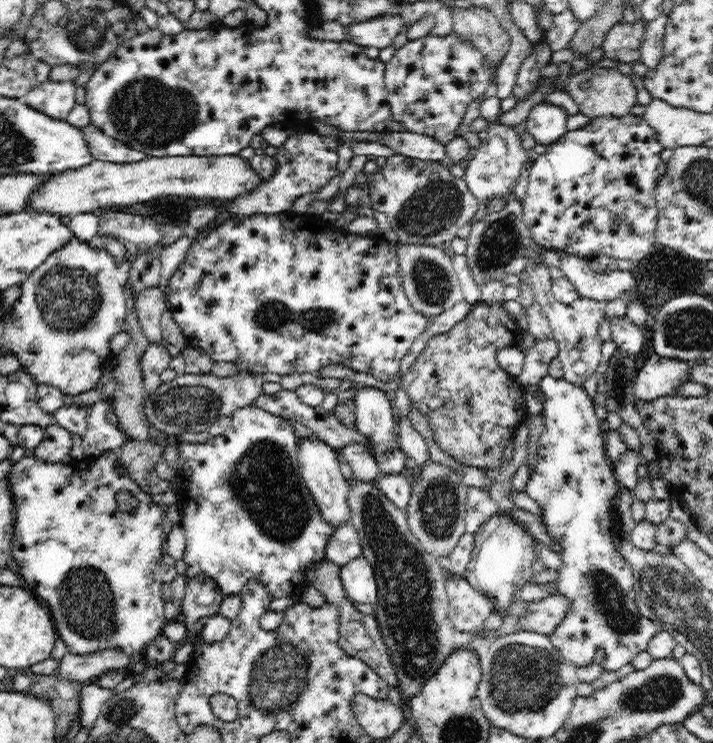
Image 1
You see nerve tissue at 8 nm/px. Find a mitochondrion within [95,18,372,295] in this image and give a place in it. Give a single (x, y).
(156, 115)

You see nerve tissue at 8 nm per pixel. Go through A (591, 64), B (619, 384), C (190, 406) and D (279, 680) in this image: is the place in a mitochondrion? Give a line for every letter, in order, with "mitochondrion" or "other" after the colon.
A: other
B: mitochondrion
C: mitochondrion
D: mitochondrion

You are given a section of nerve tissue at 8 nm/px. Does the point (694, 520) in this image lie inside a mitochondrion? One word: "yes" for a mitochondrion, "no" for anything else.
no

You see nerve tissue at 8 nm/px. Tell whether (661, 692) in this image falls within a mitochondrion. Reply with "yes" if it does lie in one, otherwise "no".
yes

